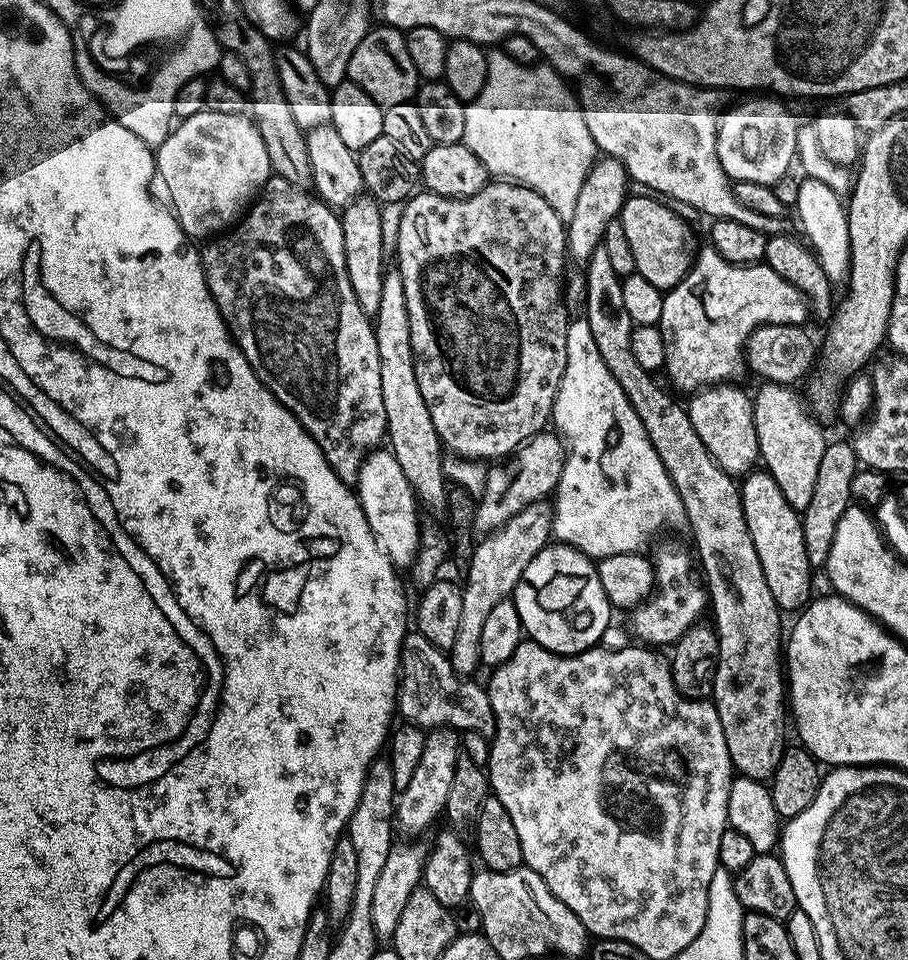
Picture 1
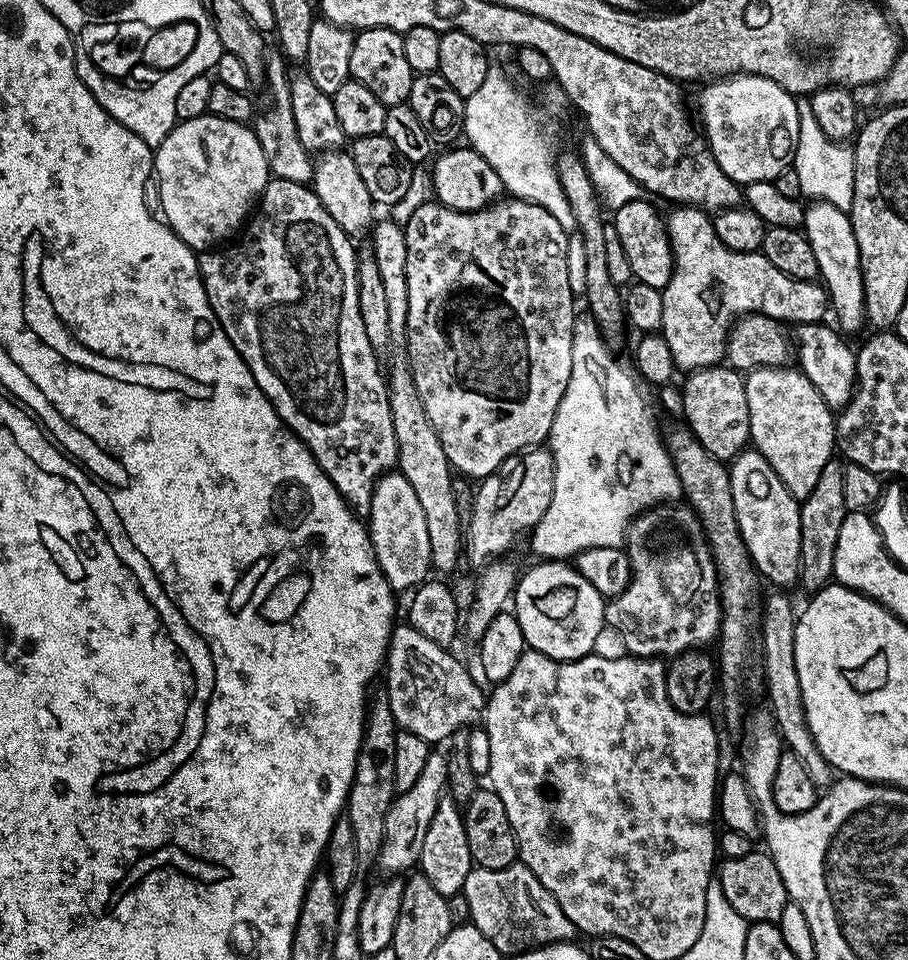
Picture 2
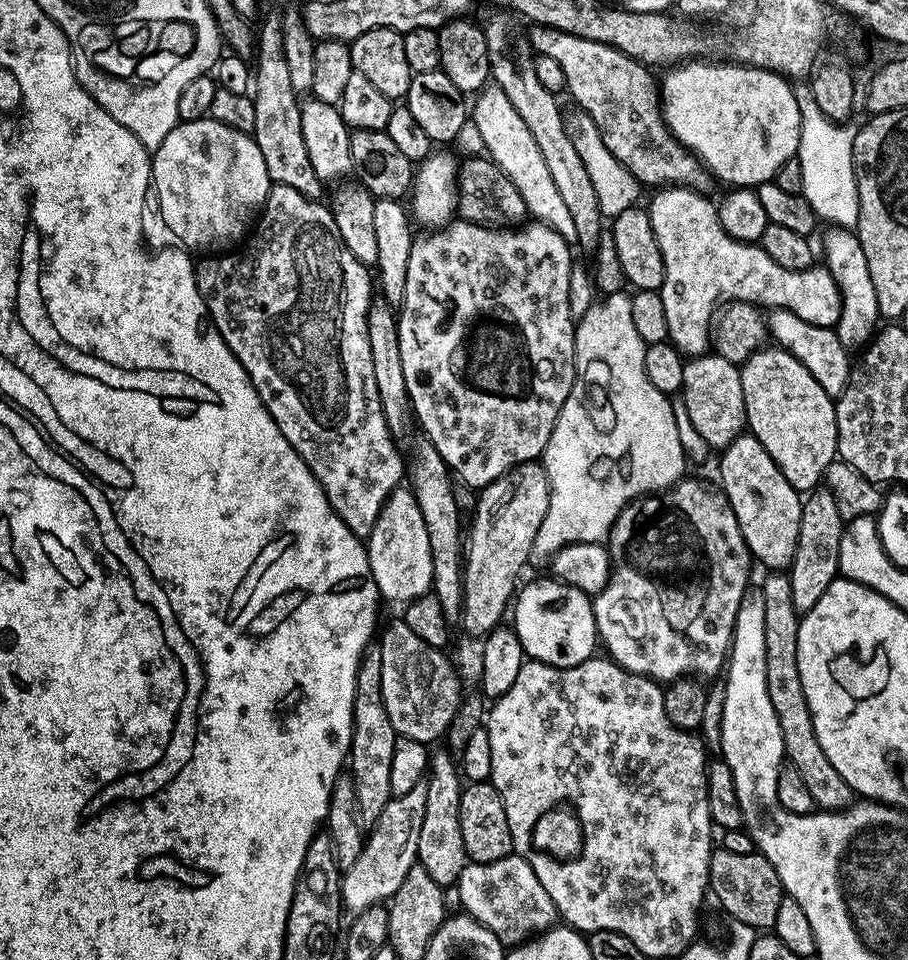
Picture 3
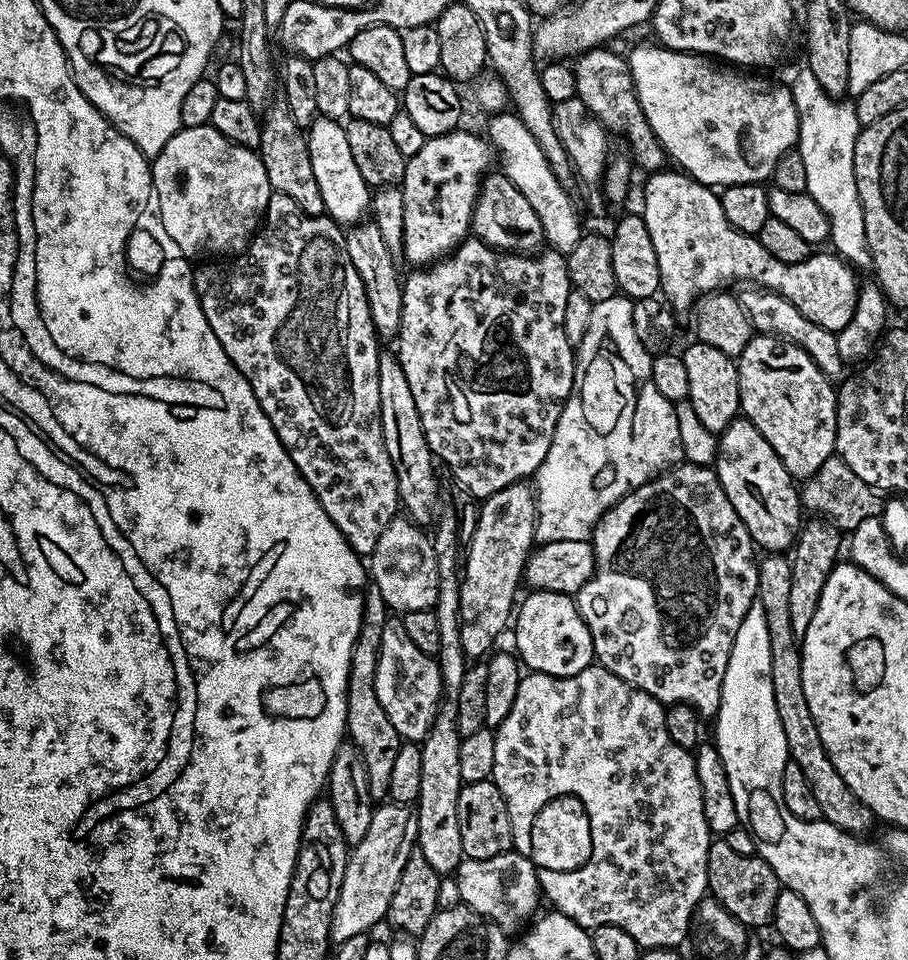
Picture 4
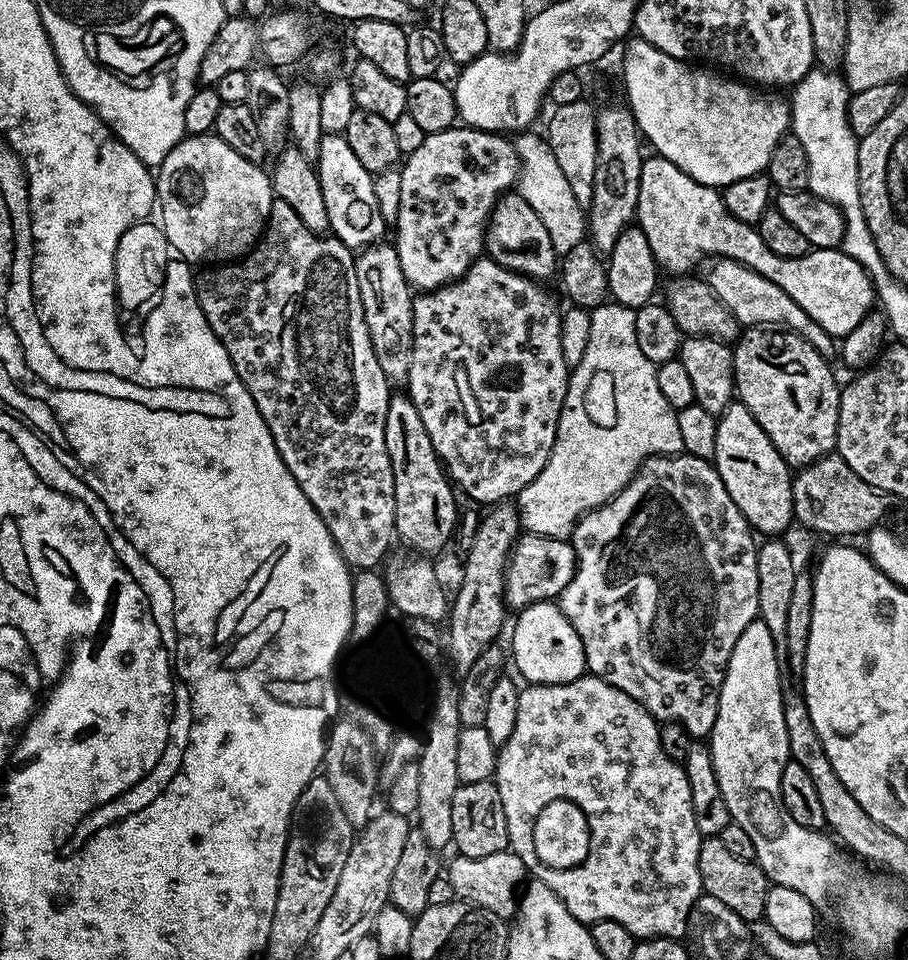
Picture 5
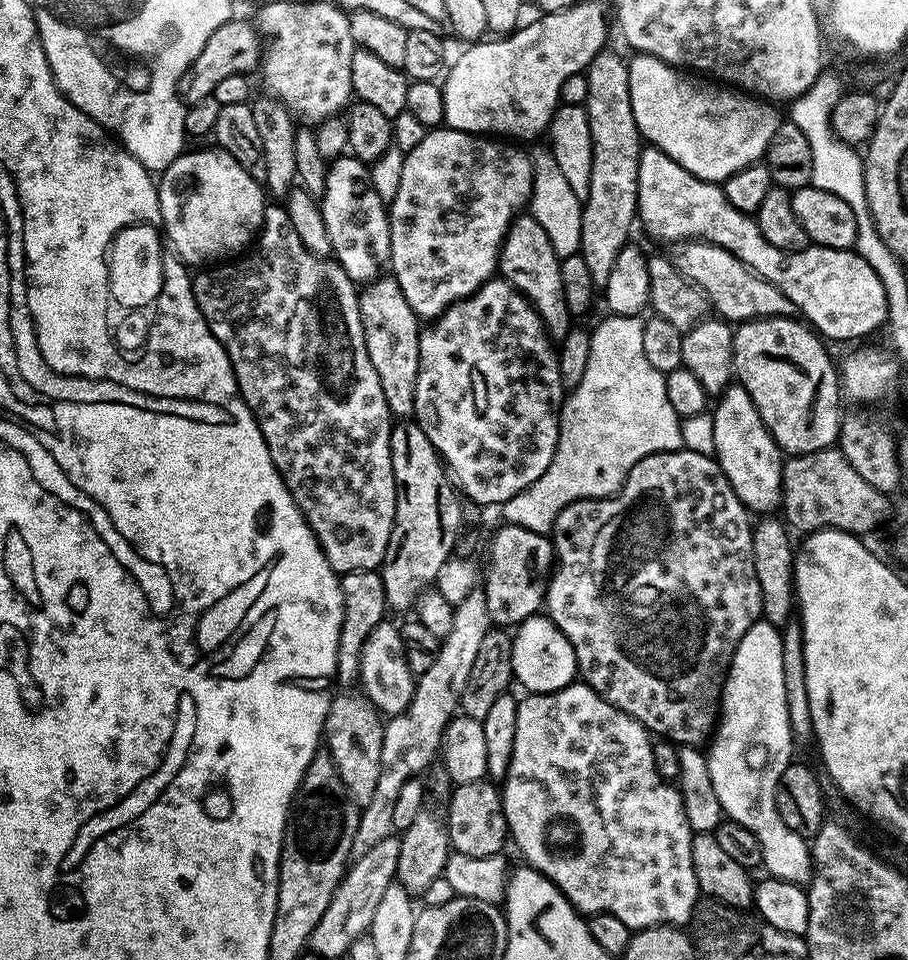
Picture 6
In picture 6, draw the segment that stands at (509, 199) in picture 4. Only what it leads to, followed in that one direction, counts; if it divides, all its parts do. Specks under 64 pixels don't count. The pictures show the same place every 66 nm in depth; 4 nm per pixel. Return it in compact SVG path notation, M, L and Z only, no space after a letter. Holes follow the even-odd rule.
M520 214L504 235L504 244L500 248L498 261L499 275L510 281L529 300L542 318L544 331L556 342L563 341L568 329L574 324L574 317L566 306L566 294L562 294L561 259L561 253L554 246L550 246L546 230L538 226L536 219L530 214Z

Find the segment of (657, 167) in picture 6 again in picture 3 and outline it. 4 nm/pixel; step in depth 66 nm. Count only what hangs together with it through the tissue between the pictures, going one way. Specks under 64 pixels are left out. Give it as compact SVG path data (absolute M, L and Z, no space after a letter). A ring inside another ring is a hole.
M664 186L657 192L660 193L653 198L652 205L647 205L646 211L654 230L654 238L658 242L658 250L662 250L664 281L659 293L662 306L666 309L668 340L685 357L702 356L709 351L710 325L718 309L733 300L763 306L768 310L790 310L806 322L823 328L835 328L842 314L842 298L827 268L813 266L806 270L786 270L786 266L778 266L778 262L774 262L774 258L770 258L770 254L766 254L766 250L762 250L759 243L743 244L730 238L730 234L722 230L722 222L718 222L716 204L708 201L709 197L705 193L679 186Z

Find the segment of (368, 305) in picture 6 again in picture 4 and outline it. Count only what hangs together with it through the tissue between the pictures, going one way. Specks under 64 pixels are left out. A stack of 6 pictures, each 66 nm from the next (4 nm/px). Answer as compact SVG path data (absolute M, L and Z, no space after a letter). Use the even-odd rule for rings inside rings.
M361 222L347 229L344 237L346 250L350 254L350 262L354 262L354 270L358 270L358 278L362 278L364 293L370 306L372 325L376 327L376 335L381 341L395 341L400 334L402 322L402 272L396 269L397 259L386 250L386 242L378 231L378 226L371 222Z

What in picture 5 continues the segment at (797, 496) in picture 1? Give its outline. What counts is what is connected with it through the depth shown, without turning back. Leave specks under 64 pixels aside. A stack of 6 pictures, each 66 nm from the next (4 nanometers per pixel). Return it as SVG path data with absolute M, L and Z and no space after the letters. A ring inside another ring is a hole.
M772 326L749 328L735 341L732 353L734 378L736 379L735 395L739 403L754 414L758 426L766 430L770 442L782 454L782 458L793 469L799 470L806 464L821 460L829 455L836 446L836 427L838 426L838 406L840 405L841 385L836 384L829 361L810 342L798 334L787 330L777 330Z

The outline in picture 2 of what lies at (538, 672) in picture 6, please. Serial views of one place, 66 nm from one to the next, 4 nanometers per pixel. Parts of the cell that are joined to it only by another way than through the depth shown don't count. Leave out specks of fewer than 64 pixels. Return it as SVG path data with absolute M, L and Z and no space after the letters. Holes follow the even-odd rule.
M546 560L536 562L536 565L529 570L528 573L521 575L516 581L516 590L514 593L514 614L518 618L518 626L522 626L522 634L524 635L524 643L531 651L541 652L551 658L551 660L581 660L584 656L589 655L593 651L592 648L596 644L596 639L600 636L600 631L605 631L606 621L604 618L605 597L598 594L598 590L594 590L594 586L590 586L590 582L586 582L586 578L582 578L582 574L571 563L563 560Z

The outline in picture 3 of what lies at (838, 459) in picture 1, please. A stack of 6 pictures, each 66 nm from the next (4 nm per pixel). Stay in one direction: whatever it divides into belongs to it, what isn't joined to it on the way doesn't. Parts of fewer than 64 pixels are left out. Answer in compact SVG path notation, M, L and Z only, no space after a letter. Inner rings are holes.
M828 487L813 488L807 493L806 499L800 505L798 546L792 563L786 569L786 574L790 578L790 590L794 594L796 612L806 614L814 610L815 604L822 599L822 594L826 594L826 589L837 583L845 527L844 515L838 510L838 502L834 502L834 494Z

